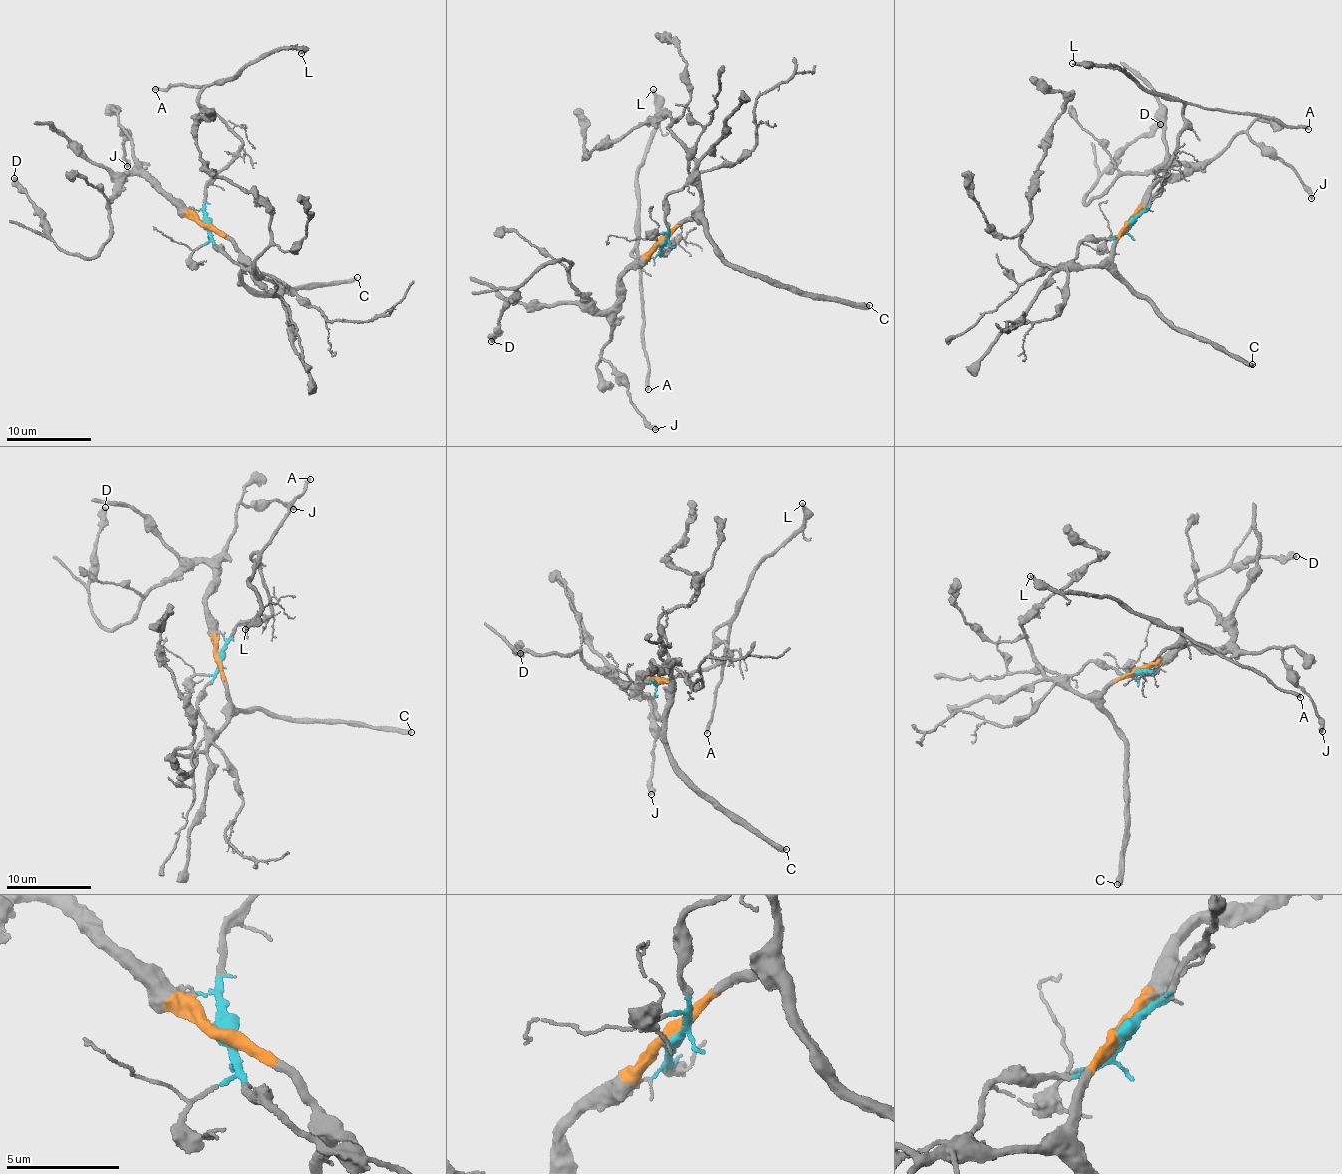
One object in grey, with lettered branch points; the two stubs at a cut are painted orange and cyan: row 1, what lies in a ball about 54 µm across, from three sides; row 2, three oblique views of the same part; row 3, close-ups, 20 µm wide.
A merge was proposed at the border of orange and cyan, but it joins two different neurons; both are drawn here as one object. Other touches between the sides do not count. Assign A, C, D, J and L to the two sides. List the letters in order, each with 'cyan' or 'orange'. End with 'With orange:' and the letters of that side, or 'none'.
A: cyan
C: orange
D: orange
J: orange
L: cyan
With orange: C, D, J

